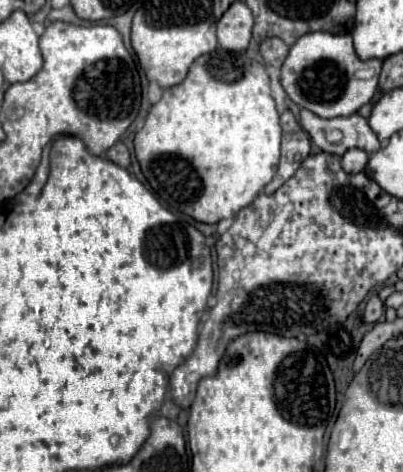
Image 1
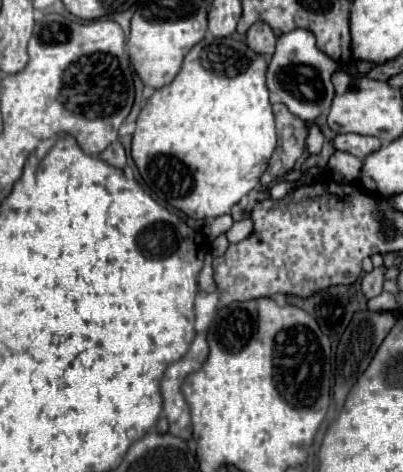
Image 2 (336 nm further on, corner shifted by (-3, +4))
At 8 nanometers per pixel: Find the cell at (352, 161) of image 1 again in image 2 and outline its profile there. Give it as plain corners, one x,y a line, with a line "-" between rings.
335,152
329,158
327,172
329,172
329,178
333,178
337,182
355,182
359,178
361,166
363,166
361,158
353,156
349,152

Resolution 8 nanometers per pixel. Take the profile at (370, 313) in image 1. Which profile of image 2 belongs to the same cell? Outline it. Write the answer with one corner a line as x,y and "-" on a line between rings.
375,268
373,272
365,274
361,280
361,290
365,298
375,298
383,292
383,268

